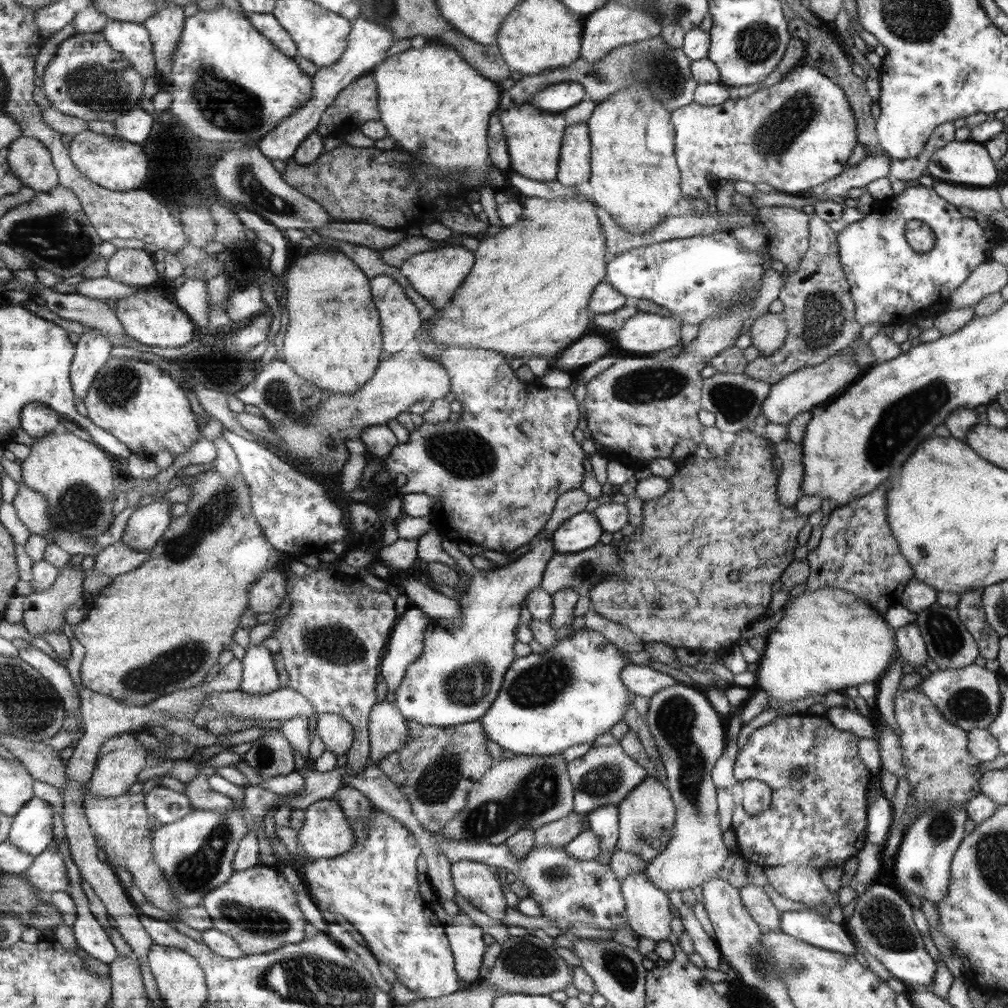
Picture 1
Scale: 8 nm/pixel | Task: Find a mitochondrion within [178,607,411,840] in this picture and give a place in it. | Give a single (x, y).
(333, 645)

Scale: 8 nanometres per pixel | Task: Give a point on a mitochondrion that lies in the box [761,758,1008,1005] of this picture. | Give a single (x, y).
(884, 923)

